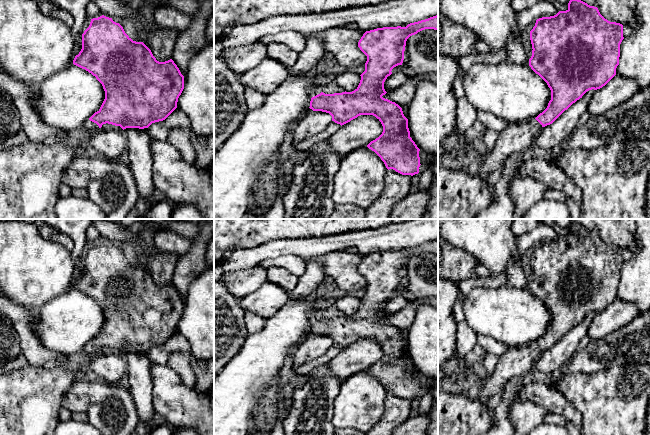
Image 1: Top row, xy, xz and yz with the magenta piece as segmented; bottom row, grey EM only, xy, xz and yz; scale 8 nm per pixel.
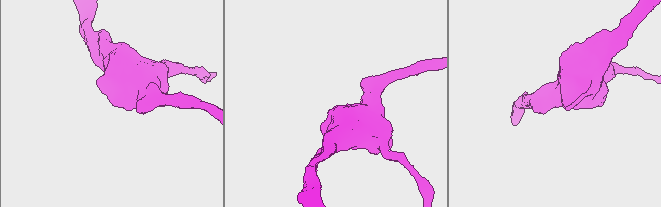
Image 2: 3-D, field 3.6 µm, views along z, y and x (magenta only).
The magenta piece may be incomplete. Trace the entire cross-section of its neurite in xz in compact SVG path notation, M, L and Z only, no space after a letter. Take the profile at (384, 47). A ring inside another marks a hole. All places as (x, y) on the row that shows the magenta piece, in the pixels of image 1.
M438 15L425 20L410 23L406 27L383 27L366 31L358 42L358 47L367 56L365 71L360 75L358 87L352 92L325 94L319 82L311 87L310 109L322 111L332 116L332 121L341 126L360 115L373 115L383 126L382 134L371 141L367 147L374 151L384 162L386 168L393 169L402 175L415 175L419 173L420 149L410 137L408 119L404 116L402 108L388 99L383 98L387 92L384 82L392 74L392 69L402 65L407 39L425 29L438 31Z

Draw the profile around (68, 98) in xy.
M74 64L49 76L37 92L40 119L47 126L69 133L83 127L105 99L96 77Z

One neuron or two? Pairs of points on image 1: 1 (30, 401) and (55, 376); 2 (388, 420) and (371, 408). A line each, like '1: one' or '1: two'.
1: one
2: two

